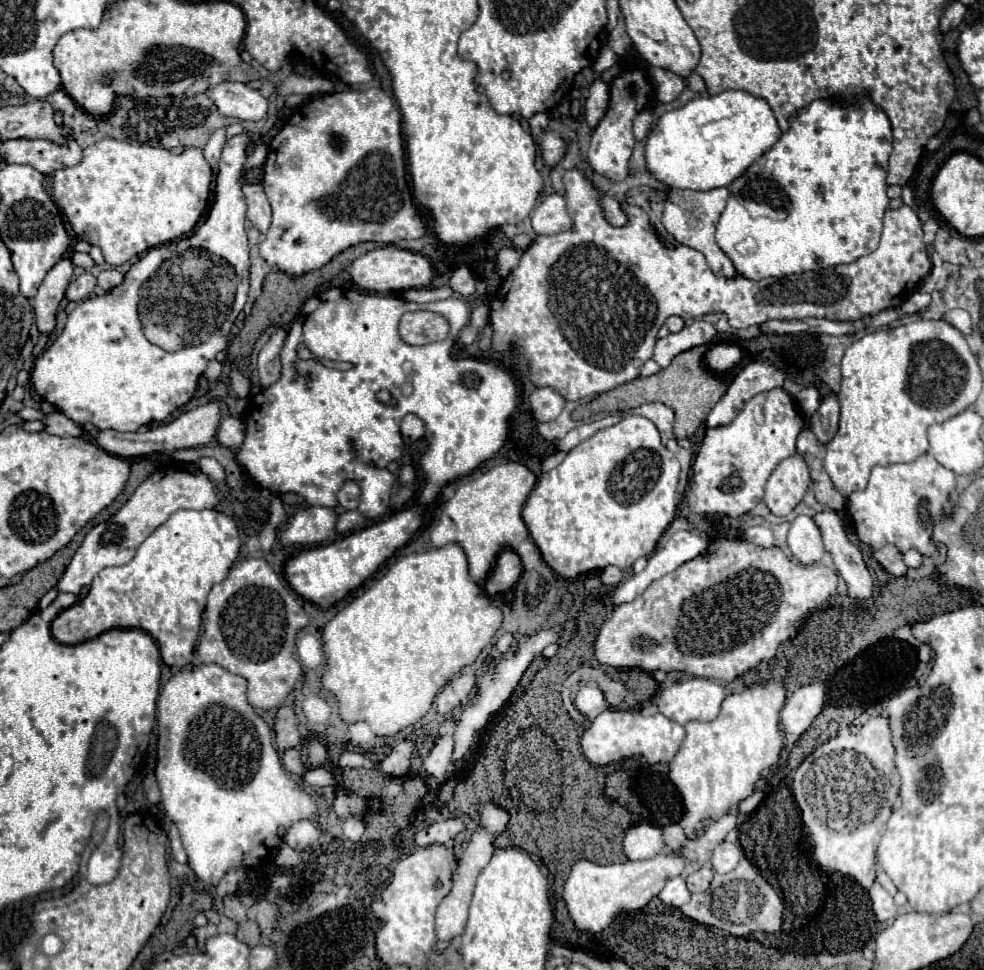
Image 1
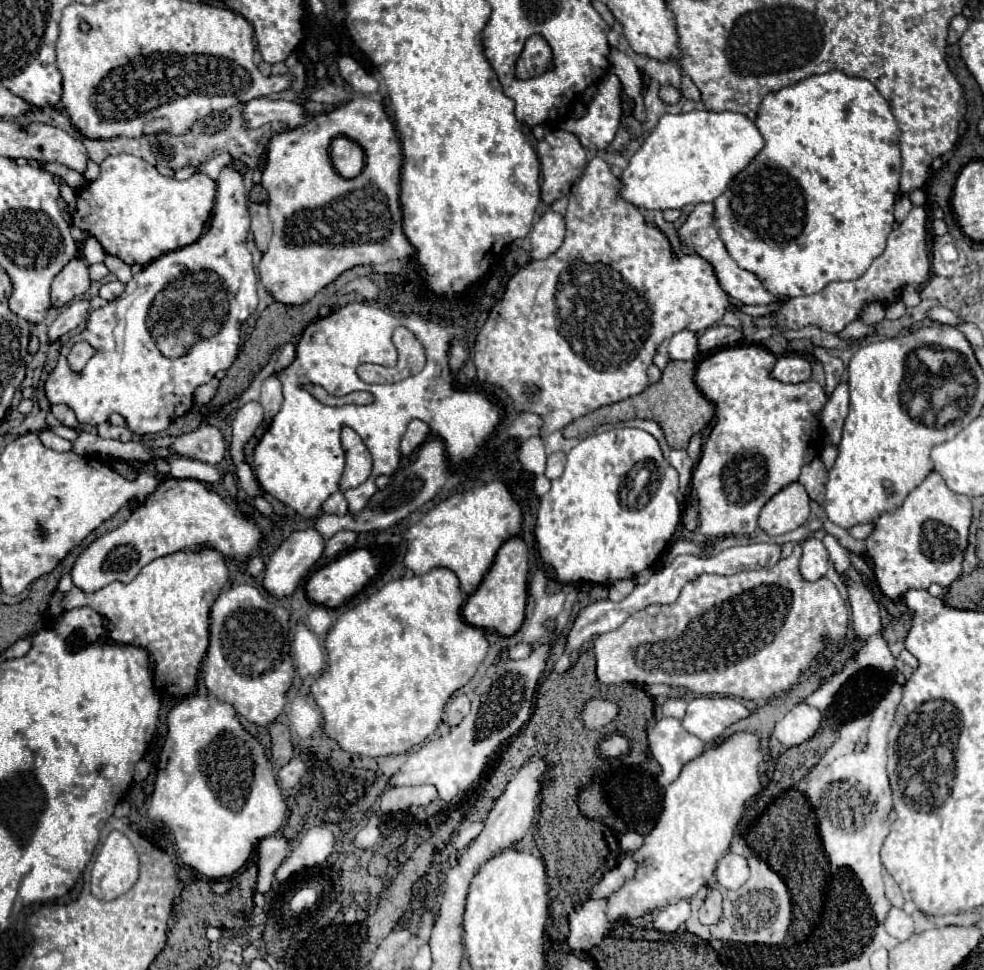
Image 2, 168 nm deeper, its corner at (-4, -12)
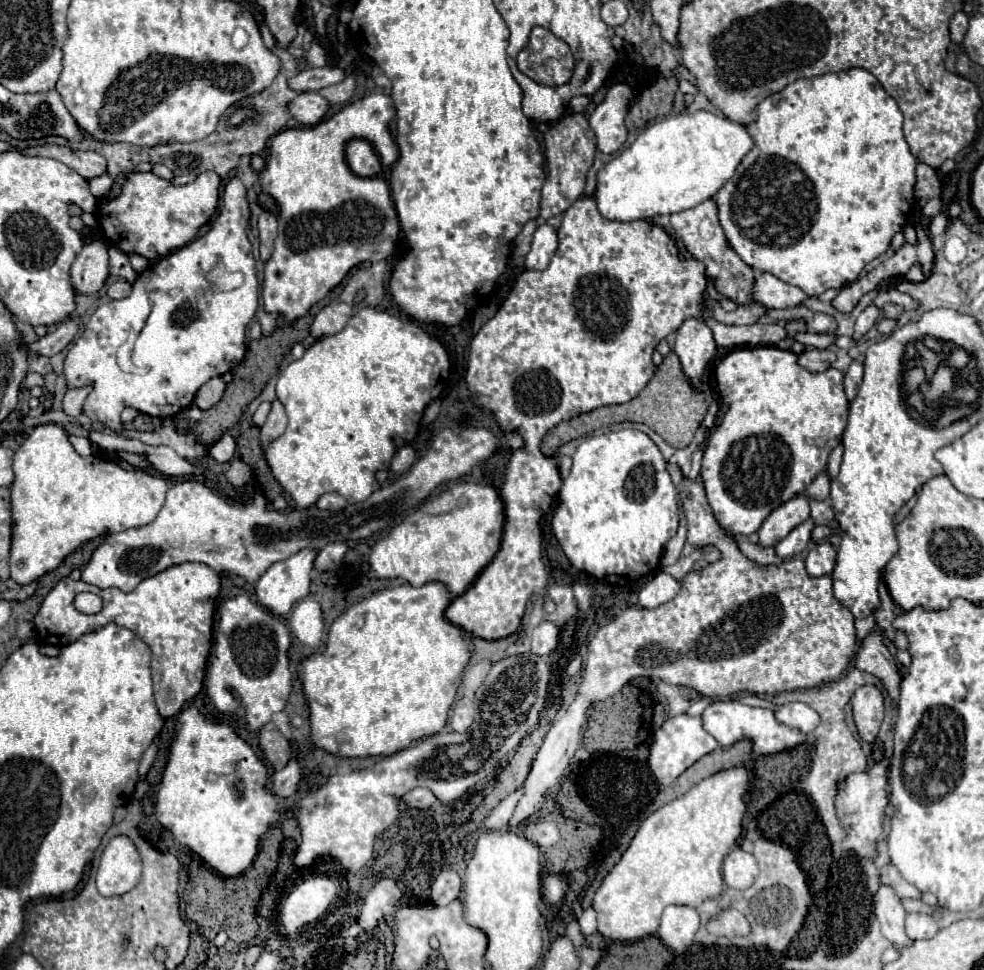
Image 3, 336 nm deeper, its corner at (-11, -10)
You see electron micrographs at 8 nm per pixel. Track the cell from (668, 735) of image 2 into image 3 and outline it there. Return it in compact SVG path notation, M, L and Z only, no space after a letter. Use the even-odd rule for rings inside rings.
M676 715L664 721L664 725L660 729L656 729L654 733L654 743L650 745L650 769L654 773L654 777L658 779L658 783L662 785L670 785L678 779L680 773L684 773L692 763L696 763L700 757L712 753L714 749L718 749L720 745L716 743L716 739L712 735L708 735L702 727L702 719L700 717L690 717L690 715Z

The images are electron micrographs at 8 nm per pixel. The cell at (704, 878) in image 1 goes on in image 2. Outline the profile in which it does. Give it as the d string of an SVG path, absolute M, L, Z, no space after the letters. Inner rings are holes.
M713 889L705 897L705 901L703 901L701 909L699 909L699 921L703 925L713 925L713 923L717 923L719 913L721 913L721 893L717 889Z

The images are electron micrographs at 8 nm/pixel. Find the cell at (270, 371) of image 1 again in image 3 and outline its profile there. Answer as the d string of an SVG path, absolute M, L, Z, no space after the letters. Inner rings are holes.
M274 401L272 403L272 411L268 415L268 421L260 429L262 451L266 451L268 445L286 431L286 423L288 423L288 419L286 419L286 413L284 413L284 405L280 401Z

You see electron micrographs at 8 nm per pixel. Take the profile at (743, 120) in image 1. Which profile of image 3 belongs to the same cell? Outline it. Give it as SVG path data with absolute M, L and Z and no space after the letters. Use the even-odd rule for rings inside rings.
M716 113L664 117L646 127L630 147L598 171L594 193L598 211L604 219L628 223L692 209L718 193L752 145L744 125Z

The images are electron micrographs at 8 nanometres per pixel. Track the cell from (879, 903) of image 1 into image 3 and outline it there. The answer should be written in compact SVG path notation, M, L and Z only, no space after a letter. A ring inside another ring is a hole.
M910 913L906 917L906 933L910 939L930 939L938 933L938 923L932 915L922 913Z

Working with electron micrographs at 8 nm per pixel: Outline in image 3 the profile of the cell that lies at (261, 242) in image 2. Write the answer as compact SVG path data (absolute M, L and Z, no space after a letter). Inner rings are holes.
M264 211L258 219L258 231L260 231L260 259L266 263L272 255L274 249L274 239L276 239L276 217L268 211Z

